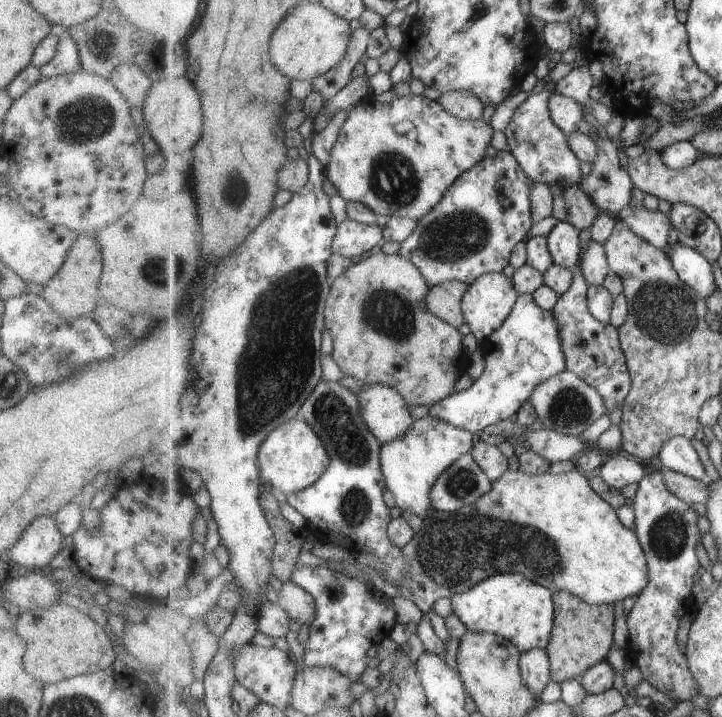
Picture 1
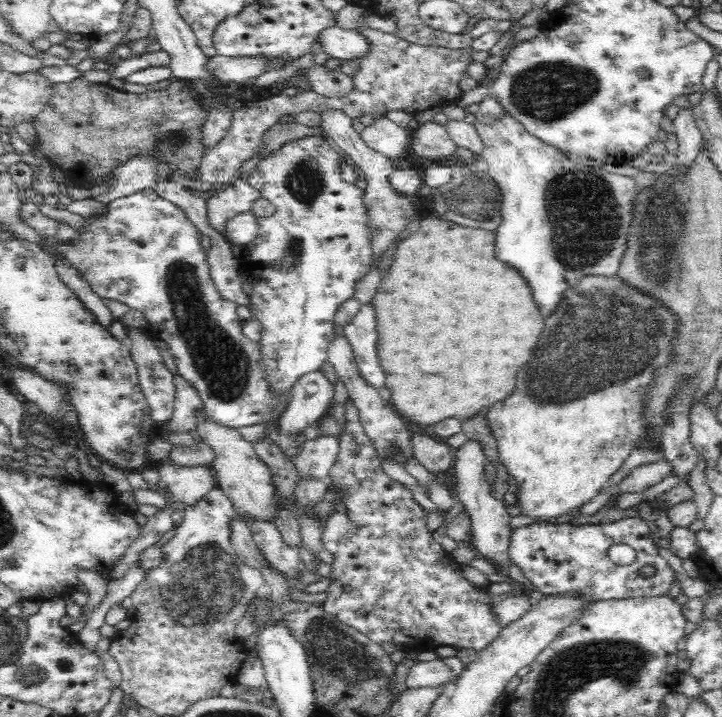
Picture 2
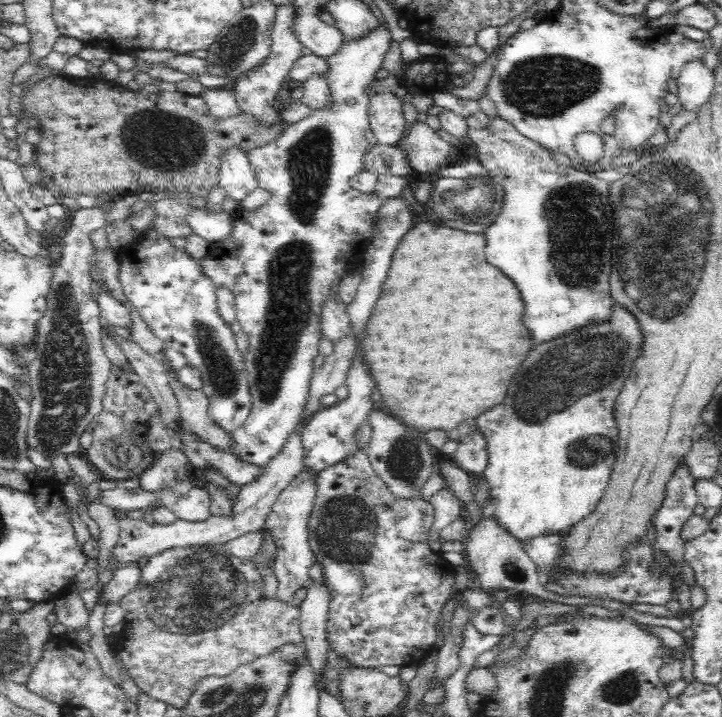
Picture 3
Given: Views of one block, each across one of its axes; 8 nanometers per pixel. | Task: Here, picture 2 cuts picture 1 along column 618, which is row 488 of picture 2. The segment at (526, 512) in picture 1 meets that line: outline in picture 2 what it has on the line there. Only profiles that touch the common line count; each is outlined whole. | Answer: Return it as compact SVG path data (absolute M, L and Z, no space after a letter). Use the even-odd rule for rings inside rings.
M588 276L584 282L580 282L578 288L574 288L570 292L564 292L564 294L568 298L564 300L564 304L560 304L560 310L554 312L554 316L550 316L546 320L546 328L544 328L544 332L540 336L536 352L532 354L528 364L524 364L524 368L516 374L516 390L504 402L492 404L485 412L488 428L491 430L497 444L496 462L504 466L504 470L508 472L510 482L514 486L514 492L516 492L516 508L519 506L520 514L526 516L526 518L532 518L534 522L554 522L556 518L566 516L566 514L570 514L576 508L582 508L596 494L600 494L600 490L604 488L608 478L618 472L624 460L628 458L630 452L635 448L634 440L643 433L639 414L642 406L640 398L644 396L643 392L647 387L652 371L667 363L669 342L673 337L673 326L676 324L673 316L660 304L656 304L656 300L652 300L648 296L642 296L640 292L636 292L632 288L626 288L618 278L604 280L604 278Z

